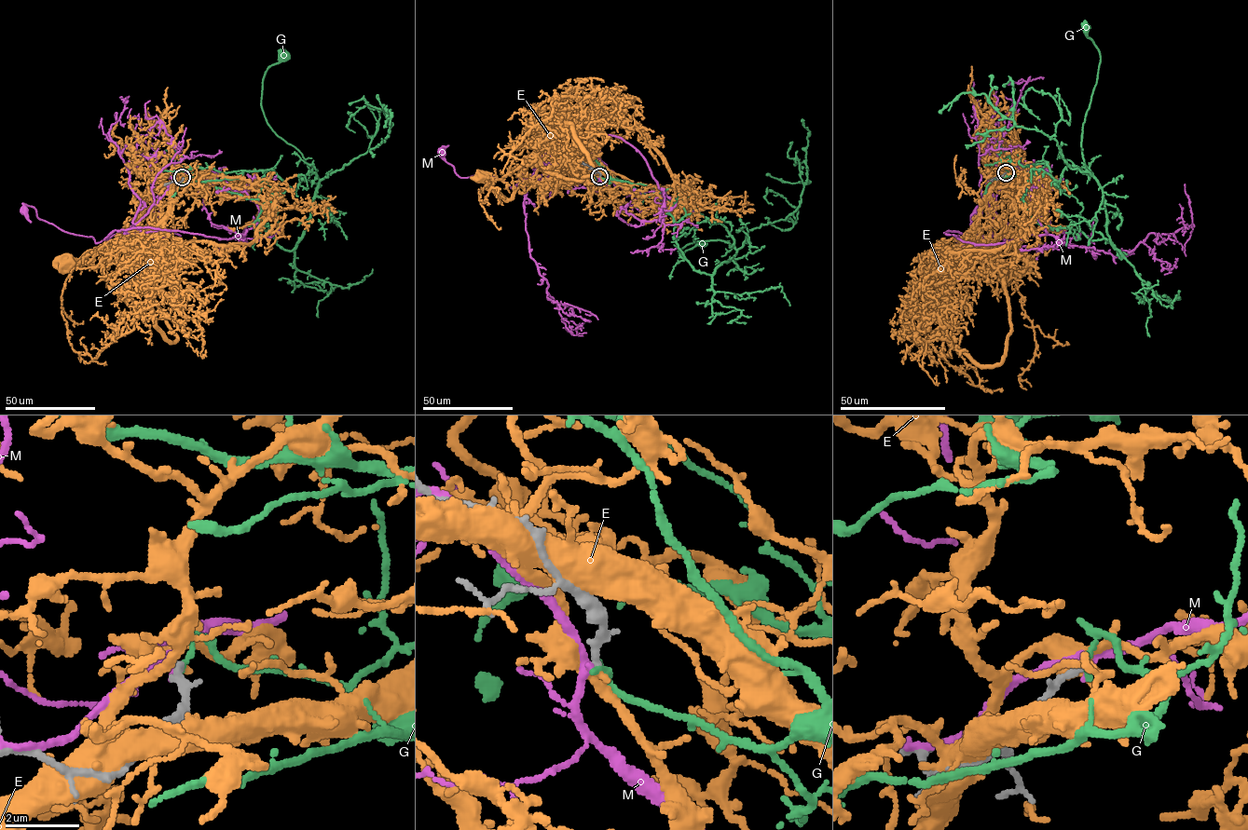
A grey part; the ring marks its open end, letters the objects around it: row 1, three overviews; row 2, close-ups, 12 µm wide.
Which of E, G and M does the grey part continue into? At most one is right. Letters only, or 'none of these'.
none of these

